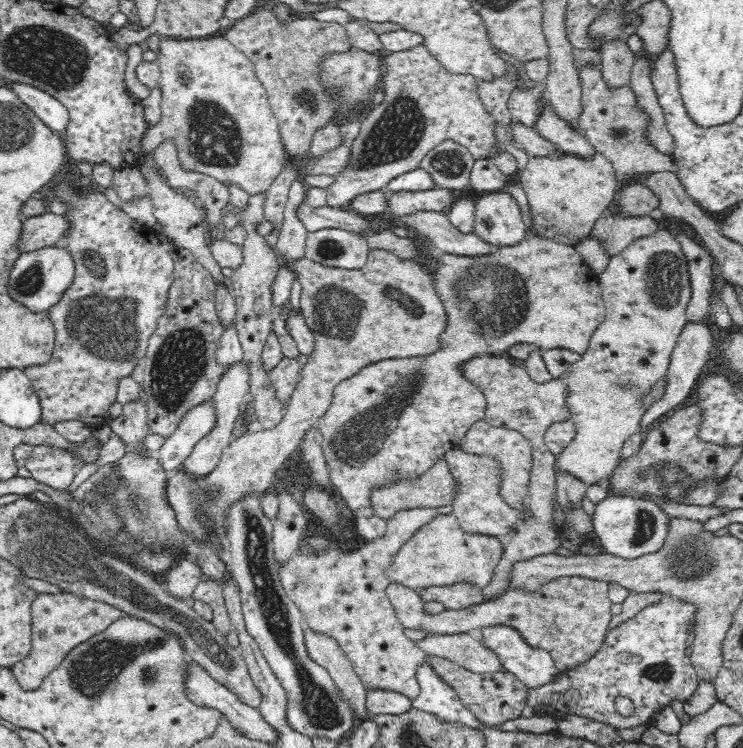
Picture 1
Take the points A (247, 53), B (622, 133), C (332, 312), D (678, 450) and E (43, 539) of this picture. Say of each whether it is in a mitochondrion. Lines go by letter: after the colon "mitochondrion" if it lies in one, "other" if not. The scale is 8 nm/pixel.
A: other
B: mitochondrion
C: mitochondrion
D: other
E: mitochondrion

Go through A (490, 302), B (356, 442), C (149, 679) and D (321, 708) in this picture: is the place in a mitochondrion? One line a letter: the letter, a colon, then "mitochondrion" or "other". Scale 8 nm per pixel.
A: mitochondrion
B: mitochondrion
C: mitochondrion
D: mitochondrion

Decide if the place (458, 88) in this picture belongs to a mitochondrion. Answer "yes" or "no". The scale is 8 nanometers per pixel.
no

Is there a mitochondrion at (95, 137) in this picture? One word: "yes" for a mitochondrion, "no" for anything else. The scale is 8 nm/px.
no

